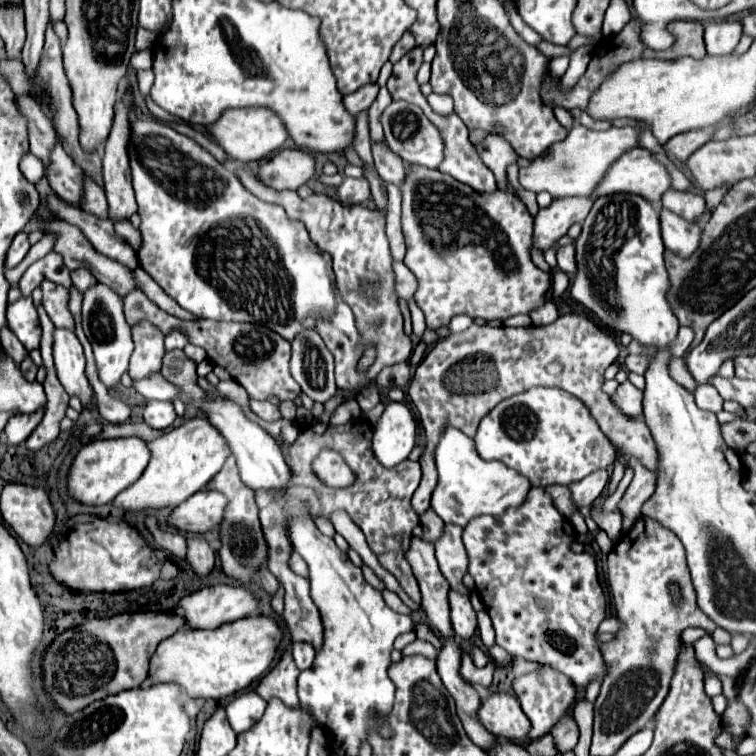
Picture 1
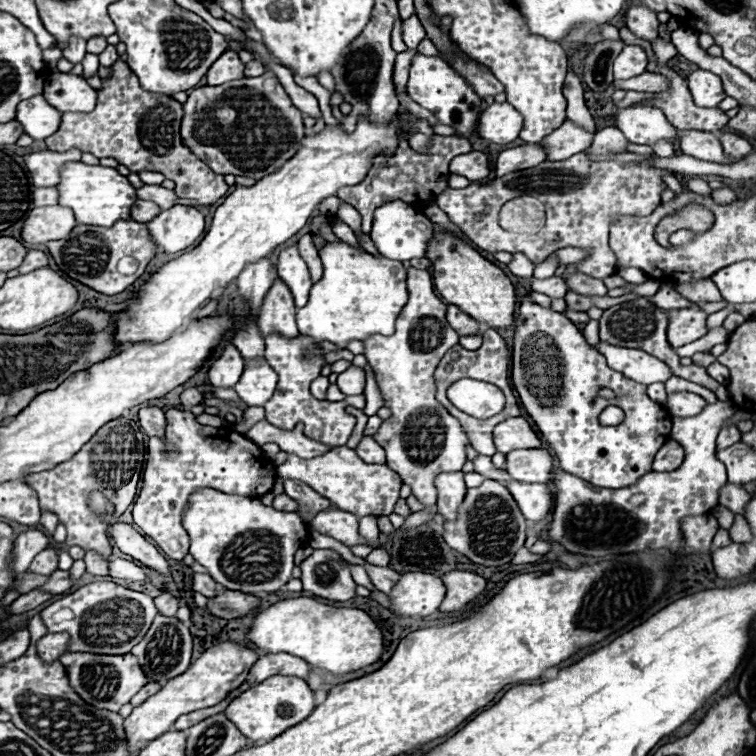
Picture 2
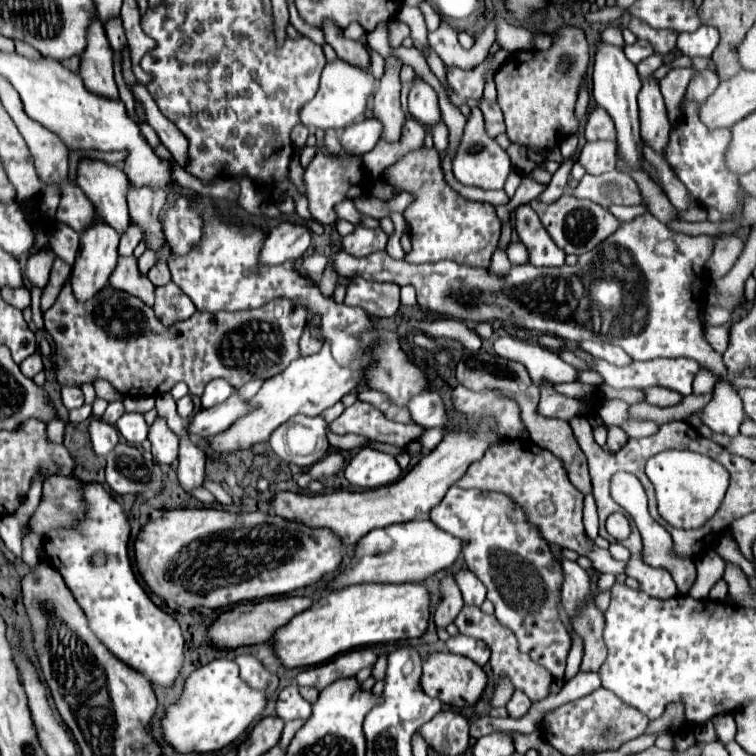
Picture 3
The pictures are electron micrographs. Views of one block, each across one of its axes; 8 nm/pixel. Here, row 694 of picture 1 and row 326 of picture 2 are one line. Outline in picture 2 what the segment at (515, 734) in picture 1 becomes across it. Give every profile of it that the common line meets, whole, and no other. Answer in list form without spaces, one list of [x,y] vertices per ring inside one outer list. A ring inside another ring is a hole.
[[[438,232],[430,240],[428,258],[434,270],[434,286],[446,304],[458,306],[464,314],[478,322],[484,322],[494,330],[510,328],[514,324],[516,294],[510,278],[496,264],[482,258],[468,242],[448,232]]]

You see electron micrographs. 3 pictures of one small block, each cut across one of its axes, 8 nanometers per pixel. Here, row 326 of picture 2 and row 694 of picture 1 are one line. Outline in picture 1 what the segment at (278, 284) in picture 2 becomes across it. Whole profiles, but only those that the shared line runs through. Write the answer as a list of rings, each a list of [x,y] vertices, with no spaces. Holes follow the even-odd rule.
[[[286,650],[282,654],[282,658],[278,660],[278,664],[260,680],[260,684],[256,686],[256,692],[264,698],[280,698],[286,706],[298,706],[298,694],[296,694],[296,678],[298,678],[300,670],[294,664],[294,658],[290,656],[290,652]]]

